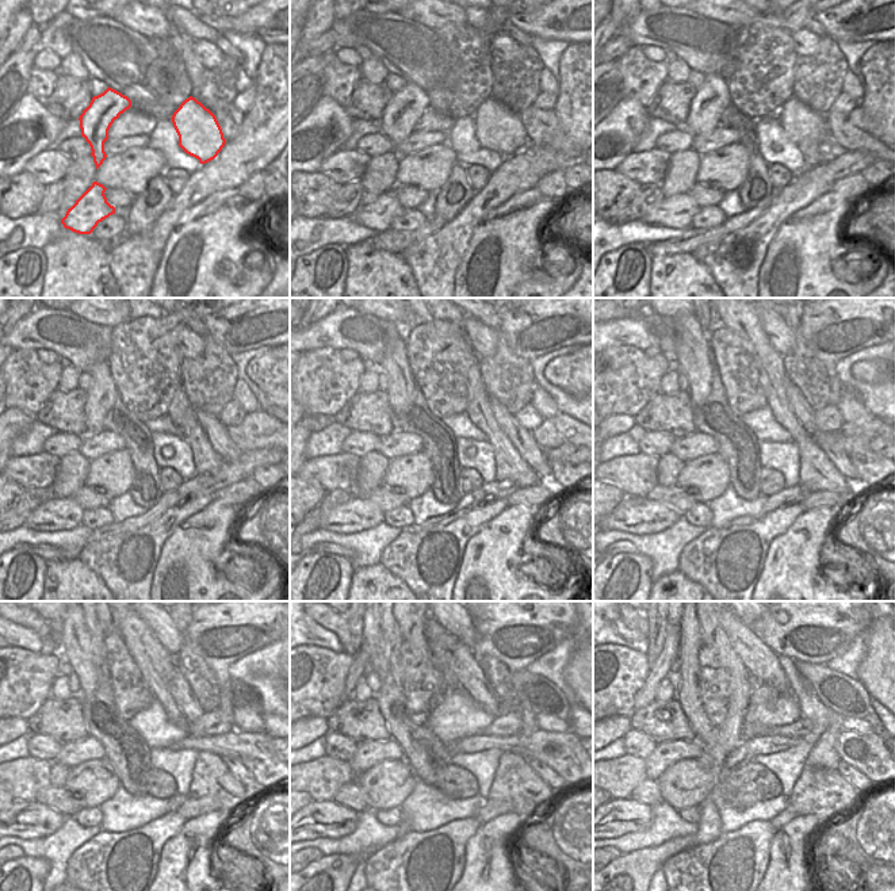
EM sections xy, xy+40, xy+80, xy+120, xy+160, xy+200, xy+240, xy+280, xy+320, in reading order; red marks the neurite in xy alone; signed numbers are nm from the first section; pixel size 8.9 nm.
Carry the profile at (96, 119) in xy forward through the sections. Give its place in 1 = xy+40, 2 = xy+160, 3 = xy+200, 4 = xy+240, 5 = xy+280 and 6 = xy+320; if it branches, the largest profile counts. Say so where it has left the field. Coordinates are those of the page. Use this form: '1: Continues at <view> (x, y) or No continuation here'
1: Continues at xy+40 (406, 106)
2: Continues at xy+160 (401, 390)
3: Continues at xy+200 (692, 354)
4: Continues at xy+240 (83, 643)
5: Continues at xy+280 (383, 639)
6: Continues at xy+320 (691, 641)

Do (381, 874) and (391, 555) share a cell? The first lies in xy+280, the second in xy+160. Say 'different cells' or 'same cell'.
same cell

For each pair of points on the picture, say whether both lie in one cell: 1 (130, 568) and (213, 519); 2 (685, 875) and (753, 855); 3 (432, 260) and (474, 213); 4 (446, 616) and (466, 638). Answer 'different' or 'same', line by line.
1: different
2: same
3: same
4: same

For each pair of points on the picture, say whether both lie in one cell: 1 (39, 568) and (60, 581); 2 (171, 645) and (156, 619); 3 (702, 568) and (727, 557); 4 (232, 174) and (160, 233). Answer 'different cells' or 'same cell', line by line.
1: different cells
2: same cell
3: same cell
4: same cell

